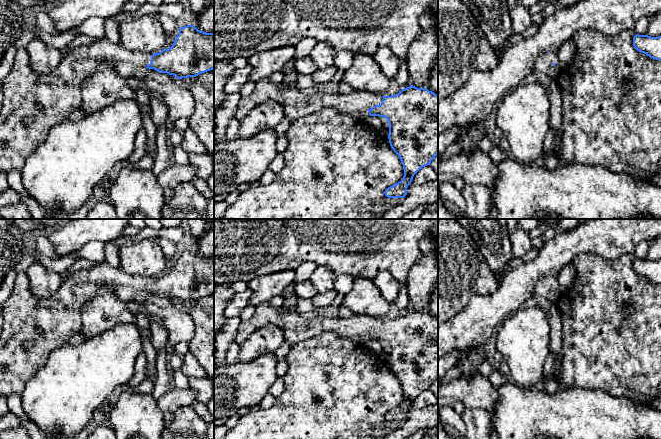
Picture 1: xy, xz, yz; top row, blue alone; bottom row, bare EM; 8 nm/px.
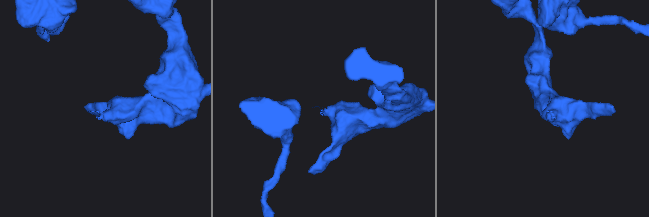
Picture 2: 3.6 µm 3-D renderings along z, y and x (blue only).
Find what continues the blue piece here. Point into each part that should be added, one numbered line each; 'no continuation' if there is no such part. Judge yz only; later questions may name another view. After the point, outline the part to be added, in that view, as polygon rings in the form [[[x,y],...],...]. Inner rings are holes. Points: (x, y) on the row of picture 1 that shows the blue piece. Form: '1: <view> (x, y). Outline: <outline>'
1: yz (543, 64). Outline: [[[543,53],[536,59],[534,70],[554,79],[560,71],[560,60],[557,53]]]

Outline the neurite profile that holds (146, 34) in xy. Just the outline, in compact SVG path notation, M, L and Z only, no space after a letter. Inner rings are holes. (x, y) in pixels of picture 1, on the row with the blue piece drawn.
M144 15L120 24L120 45L129 51L159 53L164 49L166 33L154 15Z

